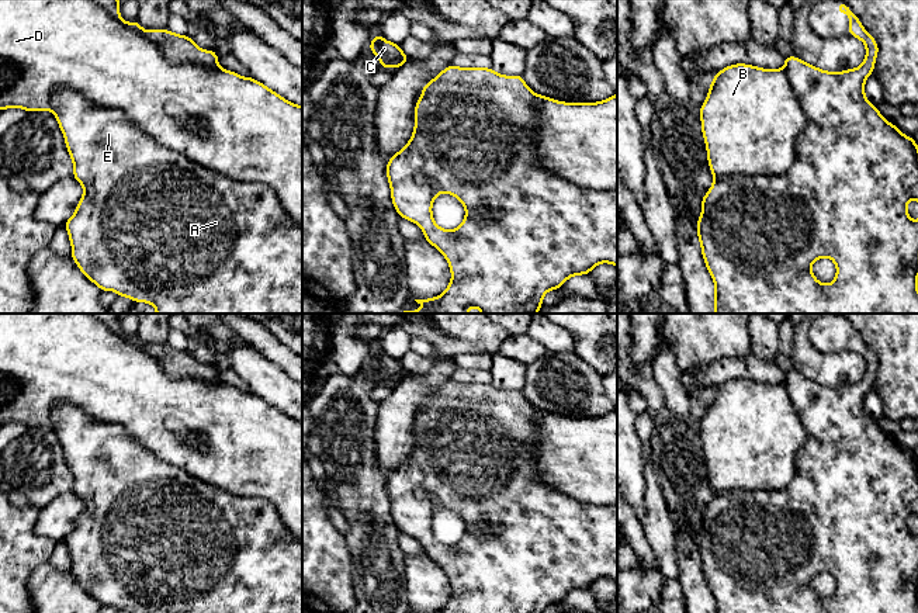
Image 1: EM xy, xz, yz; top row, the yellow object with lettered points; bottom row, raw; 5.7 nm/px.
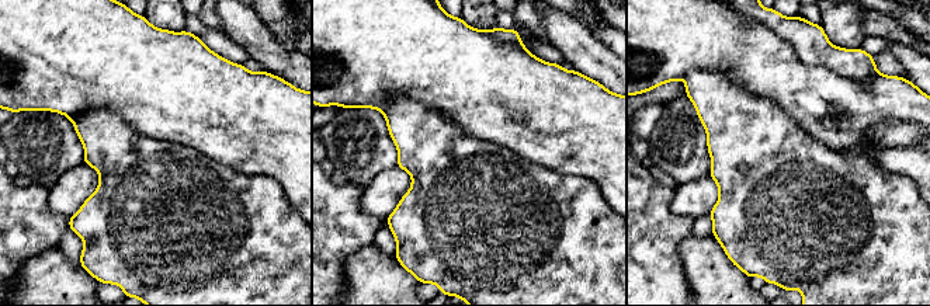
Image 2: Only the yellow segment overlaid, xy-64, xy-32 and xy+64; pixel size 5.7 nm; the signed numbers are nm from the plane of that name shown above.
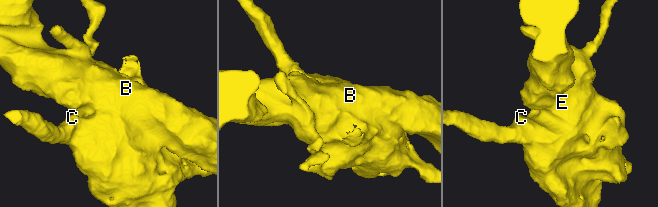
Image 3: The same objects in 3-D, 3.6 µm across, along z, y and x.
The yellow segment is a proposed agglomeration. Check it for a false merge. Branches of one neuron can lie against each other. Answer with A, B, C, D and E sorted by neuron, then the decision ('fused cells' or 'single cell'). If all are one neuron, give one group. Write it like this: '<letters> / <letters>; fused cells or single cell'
A C E / B D; fused cells

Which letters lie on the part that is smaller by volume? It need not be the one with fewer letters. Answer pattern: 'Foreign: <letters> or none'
Foreign: A, C, E

